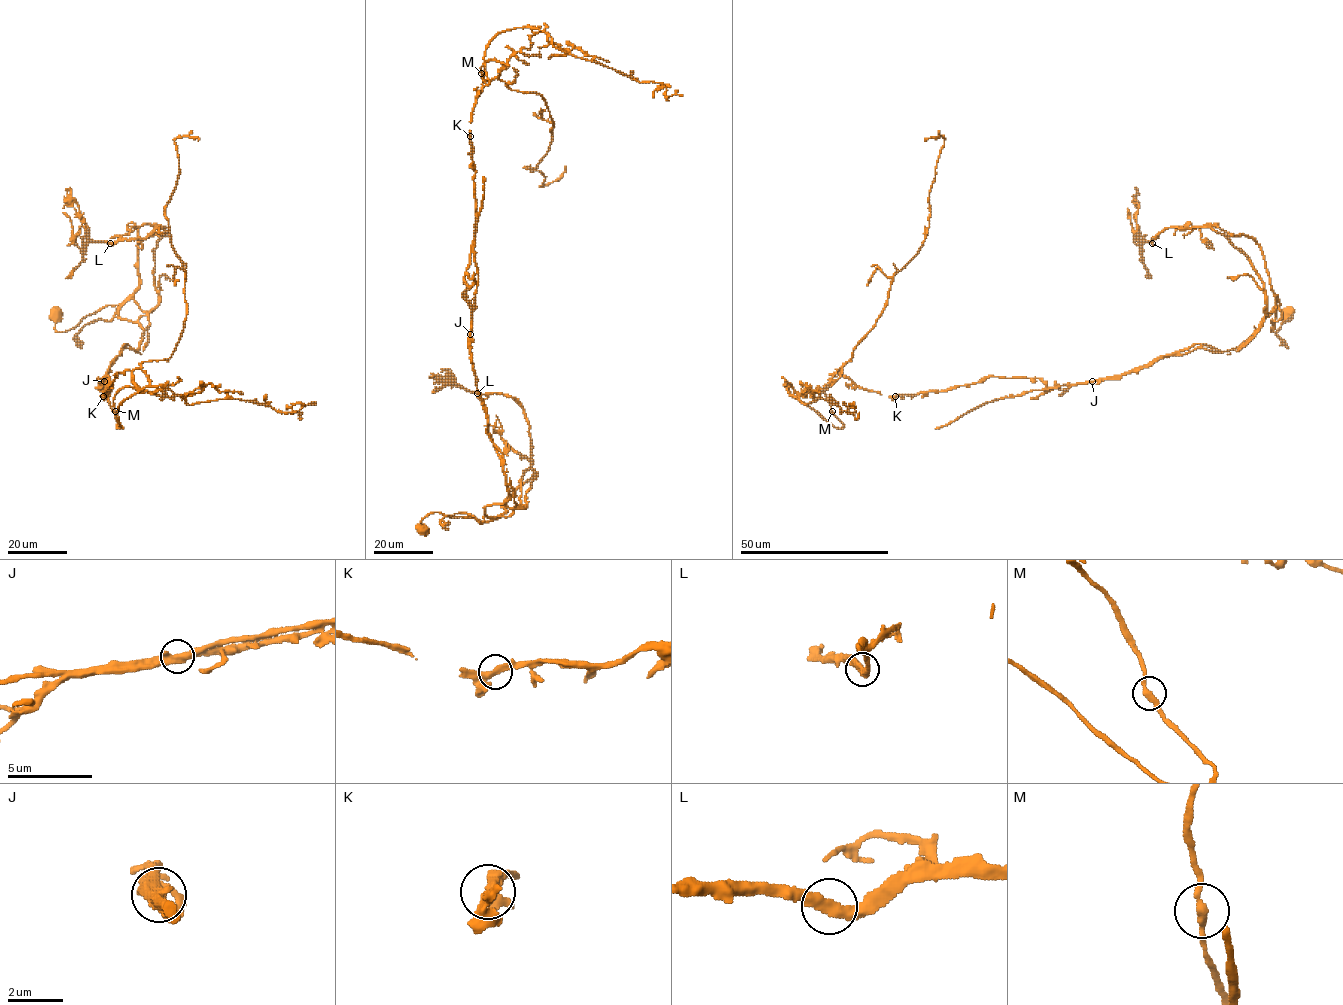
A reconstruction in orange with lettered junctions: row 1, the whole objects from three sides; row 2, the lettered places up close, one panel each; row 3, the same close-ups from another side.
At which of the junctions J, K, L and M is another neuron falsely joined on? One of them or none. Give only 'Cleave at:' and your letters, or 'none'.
Cleave at: J

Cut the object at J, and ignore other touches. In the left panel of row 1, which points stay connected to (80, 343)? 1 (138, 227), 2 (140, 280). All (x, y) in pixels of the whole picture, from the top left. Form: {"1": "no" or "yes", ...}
{"1": "yes", "2": "yes"}

